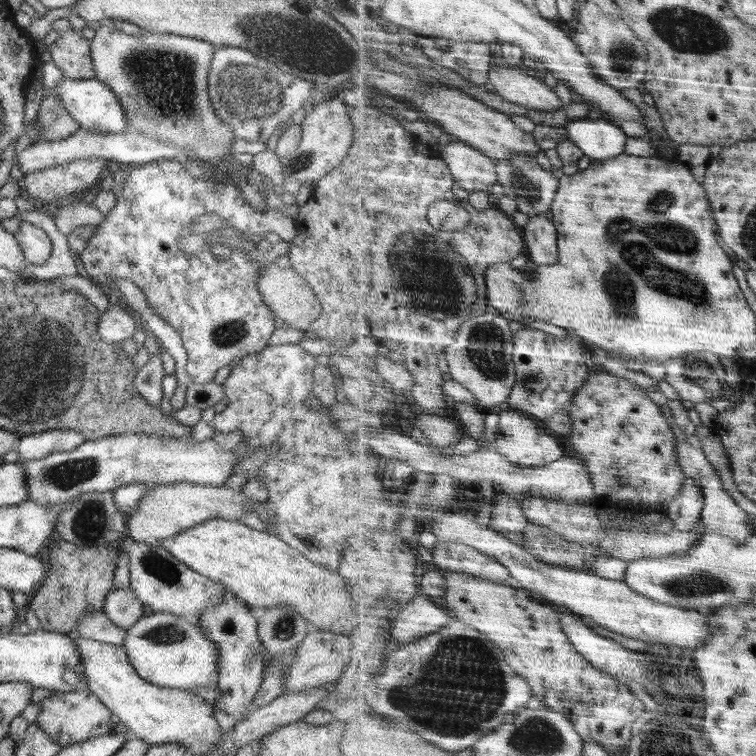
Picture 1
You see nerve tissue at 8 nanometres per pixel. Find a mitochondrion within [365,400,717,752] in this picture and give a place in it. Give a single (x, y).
(462, 686)

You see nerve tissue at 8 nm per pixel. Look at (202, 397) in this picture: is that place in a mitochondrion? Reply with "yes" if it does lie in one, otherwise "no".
no

